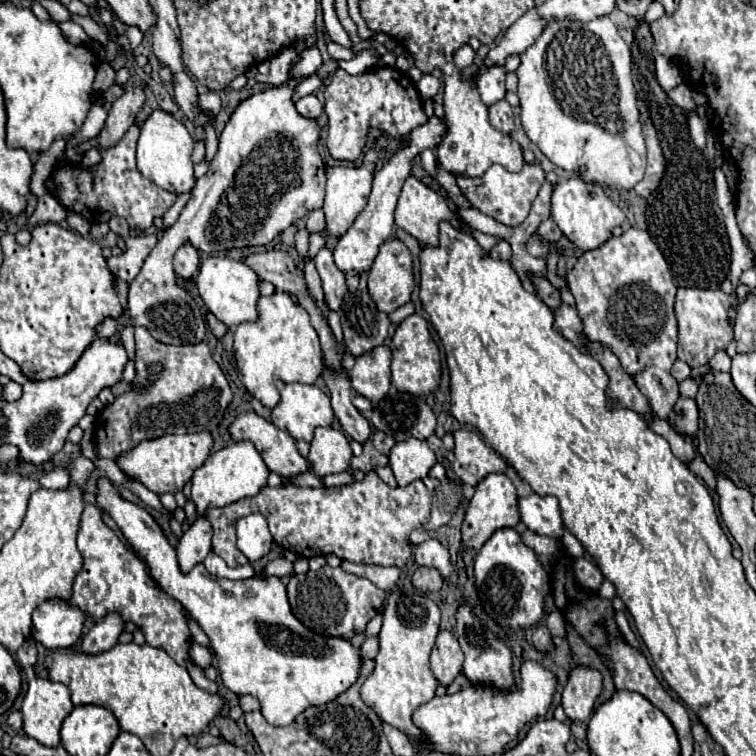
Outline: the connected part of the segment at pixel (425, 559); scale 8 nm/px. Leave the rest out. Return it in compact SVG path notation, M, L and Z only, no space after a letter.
M426 540L420 546L416 546L414 560L420 566L430 566L430 568L440 570L440 574L444 578L448 578L450 572L452 572L452 564L450 564L448 550L438 540Z

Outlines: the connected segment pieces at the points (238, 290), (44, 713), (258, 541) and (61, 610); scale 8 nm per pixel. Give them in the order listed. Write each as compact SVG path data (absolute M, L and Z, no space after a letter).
M208 256L200 266L200 274L196 276L196 286L206 308L228 328L236 328L238 324L244 324L244 322L256 322L256 318L260 316L256 306L260 298L258 284L260 280L256 278L256 272L248 268L244 262L236 262L220 256Z
M36 678L30 682L20 708L24 732L44 746L56 748L60 744L60 728L64 718L72 712L70 690L64 684Z
M262 514L242 516L236 520L234 528L236 528L236 540L238 540L236 546L250 562L258 562L272 550L274 540L268 530L266 516Z
M52 598L42 602L32 614L32 636L50 650L70 648L82 638L88 614L68 600Z

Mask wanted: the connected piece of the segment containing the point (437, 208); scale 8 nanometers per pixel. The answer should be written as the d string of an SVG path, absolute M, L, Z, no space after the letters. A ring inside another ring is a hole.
M408 176L402 186L398 206L396 206L396 228L406 230L424 246L436 246L436 242L440 242L440 238L438 238L440 236L440 222L452 222L452 226L456 226L456 230L462 230L462 222L456 218L454 210L450 210L448 202L438 192L424 186L422 180Z

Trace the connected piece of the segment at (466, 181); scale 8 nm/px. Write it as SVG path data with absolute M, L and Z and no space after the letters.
M534 160L532 164L524 164L524 168L520 172L508 172L504 166L492 166L488 168L482 176L456 176L456 184L460 188L460 192L466 196L466 200L478 208L482 214L492 216L496 222L516 228L520 226L520 222L524 222L524 218L530 212L530 206L540 190L540 186L544 184L544 170L540 166L538 160Z

